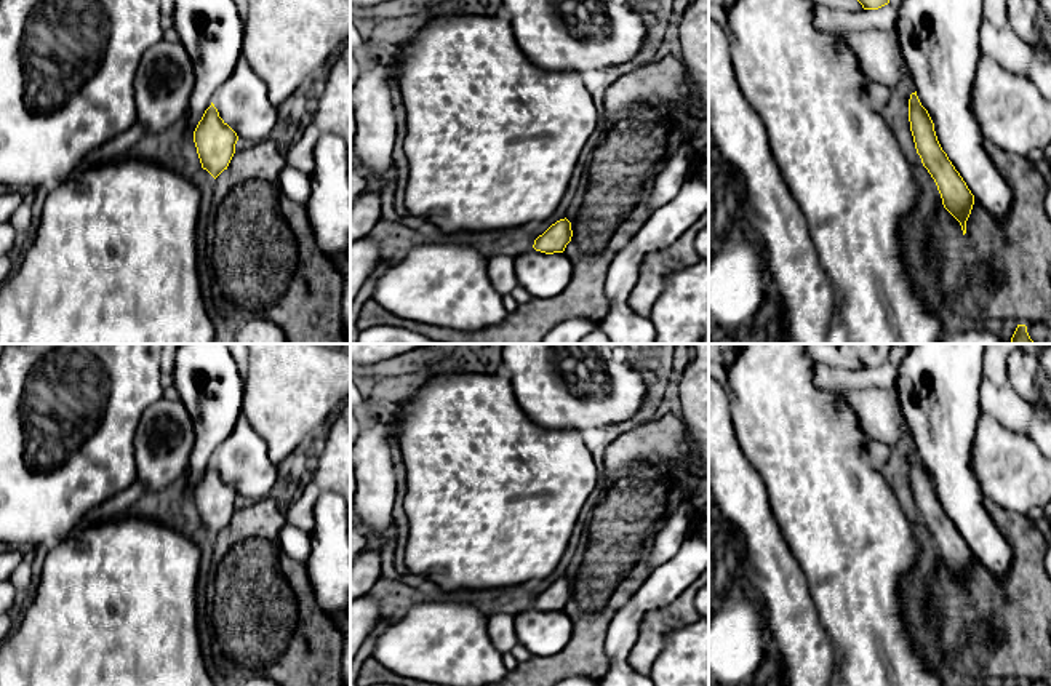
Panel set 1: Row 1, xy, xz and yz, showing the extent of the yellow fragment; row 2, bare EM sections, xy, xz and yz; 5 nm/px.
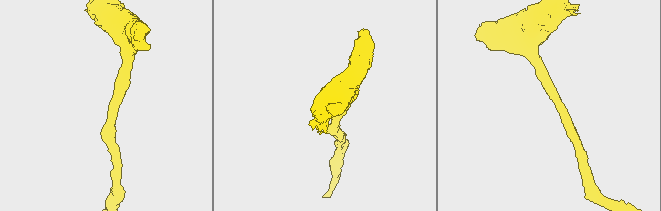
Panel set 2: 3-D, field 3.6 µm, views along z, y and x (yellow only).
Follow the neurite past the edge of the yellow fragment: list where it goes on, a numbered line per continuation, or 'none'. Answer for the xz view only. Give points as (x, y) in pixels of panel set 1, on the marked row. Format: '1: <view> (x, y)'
none

